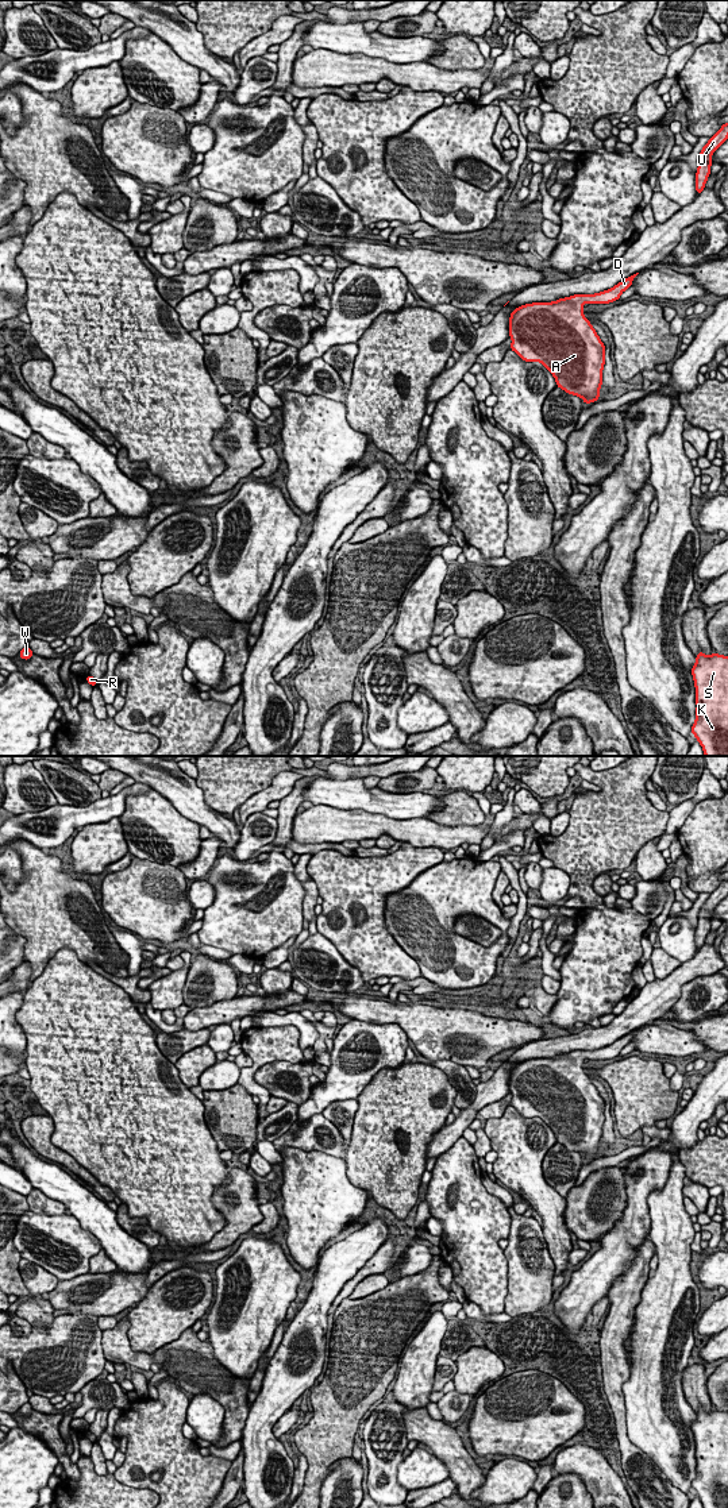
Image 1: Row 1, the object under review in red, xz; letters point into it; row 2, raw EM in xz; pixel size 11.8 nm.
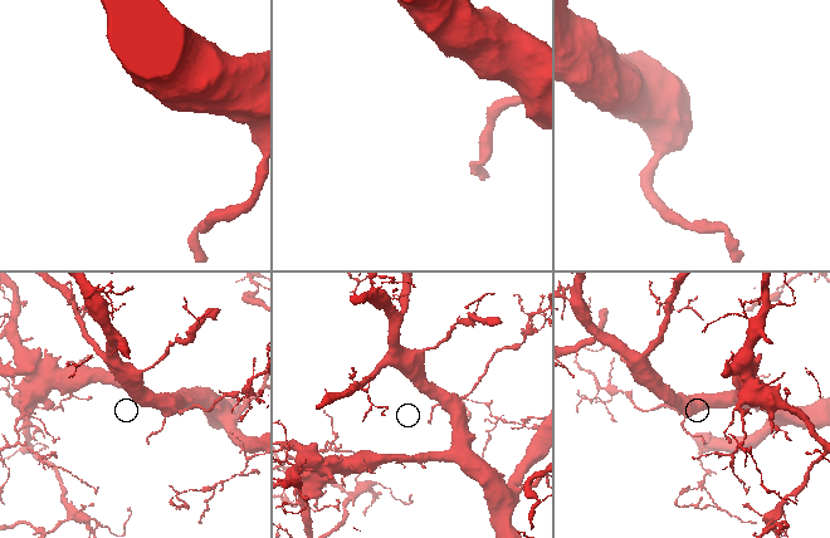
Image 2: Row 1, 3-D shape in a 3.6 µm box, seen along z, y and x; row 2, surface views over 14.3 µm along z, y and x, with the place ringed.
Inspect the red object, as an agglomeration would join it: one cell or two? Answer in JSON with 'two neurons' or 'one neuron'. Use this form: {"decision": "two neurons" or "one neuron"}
{"decision": "one neuron"}

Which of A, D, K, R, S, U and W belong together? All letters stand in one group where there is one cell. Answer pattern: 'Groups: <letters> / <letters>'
Groups: A D K R S U W

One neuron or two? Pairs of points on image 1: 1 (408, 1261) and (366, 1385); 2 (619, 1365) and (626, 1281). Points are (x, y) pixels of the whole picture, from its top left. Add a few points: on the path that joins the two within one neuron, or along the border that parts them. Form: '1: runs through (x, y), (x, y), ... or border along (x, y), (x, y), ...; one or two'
1: border along (431, 1261), (424, 1269), (401, 1277); two
2: runs through (617, 1345), (617, 1323), (623, 1302); one

